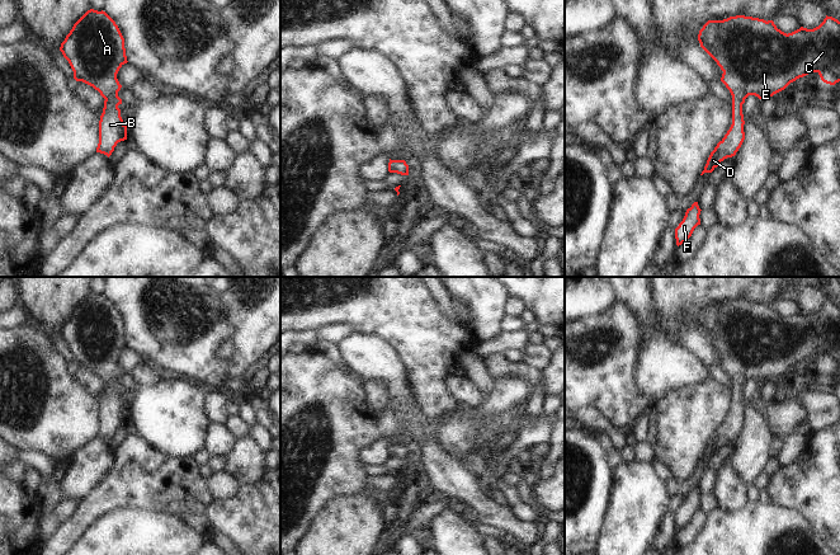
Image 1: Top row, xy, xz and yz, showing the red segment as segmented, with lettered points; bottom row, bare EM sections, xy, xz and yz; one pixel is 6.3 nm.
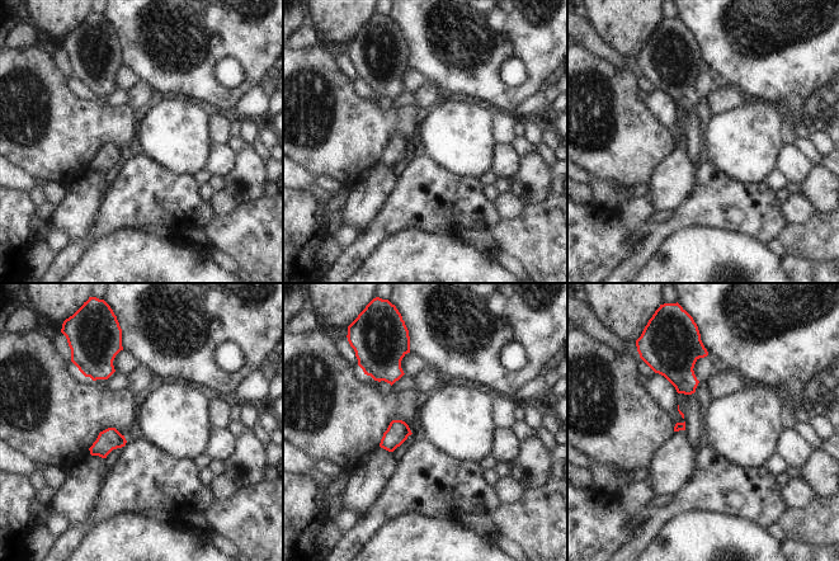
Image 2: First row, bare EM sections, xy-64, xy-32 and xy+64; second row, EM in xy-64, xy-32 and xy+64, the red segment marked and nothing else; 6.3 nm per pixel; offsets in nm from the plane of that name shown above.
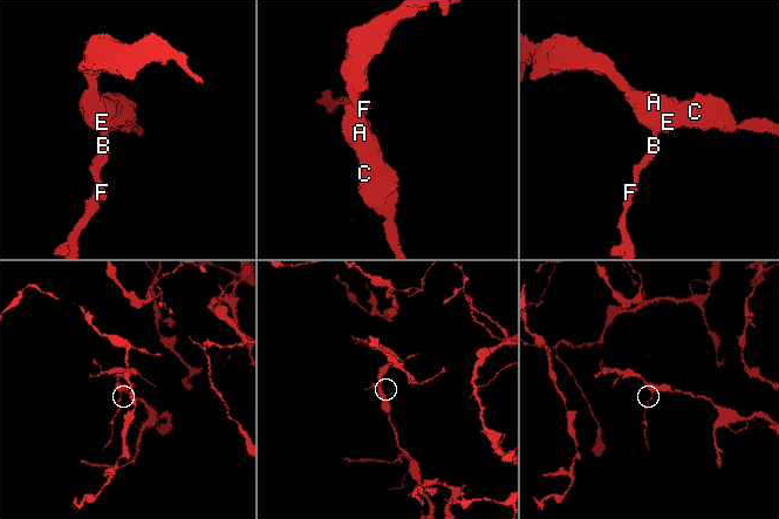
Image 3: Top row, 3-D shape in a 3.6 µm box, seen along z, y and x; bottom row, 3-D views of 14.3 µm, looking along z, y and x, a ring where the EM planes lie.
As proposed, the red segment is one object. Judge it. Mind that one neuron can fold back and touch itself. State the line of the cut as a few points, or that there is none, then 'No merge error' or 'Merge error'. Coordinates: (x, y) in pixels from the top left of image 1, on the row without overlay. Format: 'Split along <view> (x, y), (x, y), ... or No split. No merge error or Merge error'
No split. No merge error

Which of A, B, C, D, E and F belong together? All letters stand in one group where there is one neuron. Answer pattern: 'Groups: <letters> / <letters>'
Groups: A B C D E F

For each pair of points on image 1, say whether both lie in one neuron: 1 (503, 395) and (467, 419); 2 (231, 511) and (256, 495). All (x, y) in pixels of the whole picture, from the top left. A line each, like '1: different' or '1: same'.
1: same
2: same

